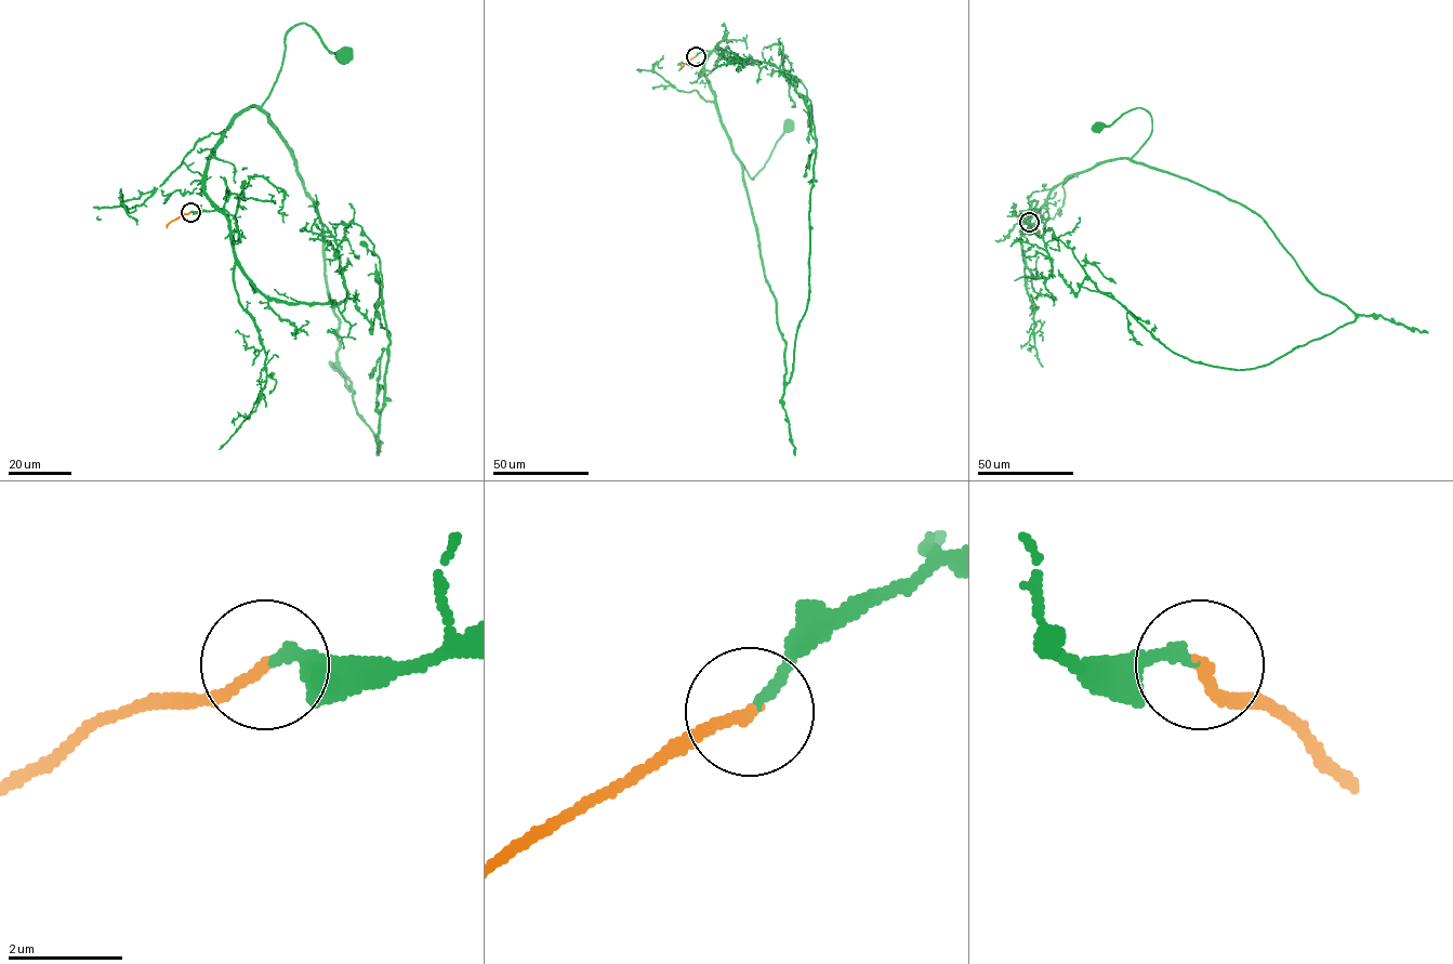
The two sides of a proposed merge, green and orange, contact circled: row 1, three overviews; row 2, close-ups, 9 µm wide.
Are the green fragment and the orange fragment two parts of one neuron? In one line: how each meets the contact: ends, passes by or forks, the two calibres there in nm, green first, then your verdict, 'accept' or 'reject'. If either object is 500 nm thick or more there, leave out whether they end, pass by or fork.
green ends there; orange ends there; 180 nm thick on the green side, 190 nm on the other; accept

